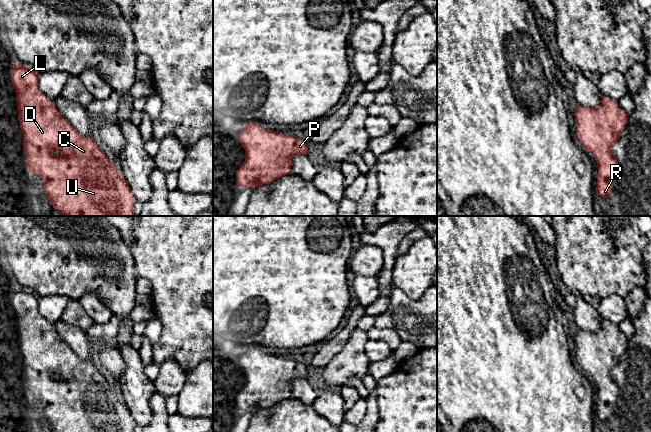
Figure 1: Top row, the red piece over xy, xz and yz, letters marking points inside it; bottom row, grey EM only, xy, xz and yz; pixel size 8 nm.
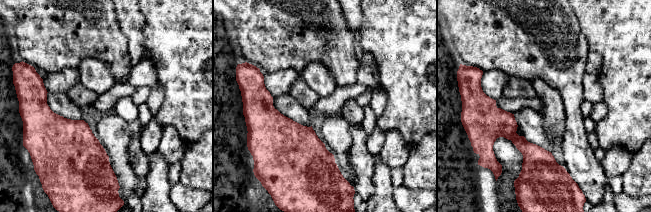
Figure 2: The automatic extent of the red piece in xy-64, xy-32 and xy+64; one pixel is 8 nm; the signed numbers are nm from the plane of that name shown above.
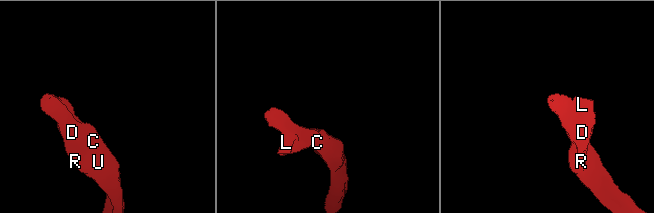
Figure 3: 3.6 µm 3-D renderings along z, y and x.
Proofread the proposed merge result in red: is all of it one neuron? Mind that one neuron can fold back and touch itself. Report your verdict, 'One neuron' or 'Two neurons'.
One neuron

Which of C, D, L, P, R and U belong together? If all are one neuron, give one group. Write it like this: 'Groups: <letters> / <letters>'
Groups: C D L P R U

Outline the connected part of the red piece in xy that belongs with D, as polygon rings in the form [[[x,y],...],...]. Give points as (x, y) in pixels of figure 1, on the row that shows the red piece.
[[[14,64],[11,82],[15,89],[27,168],[42,178],[46,197],[66,216],[135,216],[135,197],[103,150],[91,137],[82,136],[38,87],[38,73]]]

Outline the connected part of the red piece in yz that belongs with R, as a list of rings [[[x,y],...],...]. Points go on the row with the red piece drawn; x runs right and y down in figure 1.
[[[601,94],[601,104],[596,108],[577,105],[574,114],[576,135],[587,152],[593,154],[598,167],[595,191],[609,198],[617,180],[619,164],[611,151],[628,122],[628,114],[619,109],[617,101]]]

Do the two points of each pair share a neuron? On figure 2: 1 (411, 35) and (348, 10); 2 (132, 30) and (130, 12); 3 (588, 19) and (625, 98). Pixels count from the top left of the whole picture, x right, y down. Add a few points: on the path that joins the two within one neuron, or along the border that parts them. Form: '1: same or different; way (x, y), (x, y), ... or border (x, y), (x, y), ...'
1: different; border (362, 10), (363, 22), (360, 39)
2: same; way (131, 26), (130, 16)
3: same; way (608, 39), (619, 50), (625, 78)

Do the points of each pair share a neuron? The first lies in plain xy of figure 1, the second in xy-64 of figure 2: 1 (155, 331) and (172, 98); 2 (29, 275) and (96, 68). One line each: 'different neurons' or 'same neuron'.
1: different neurons
2: different neurons

